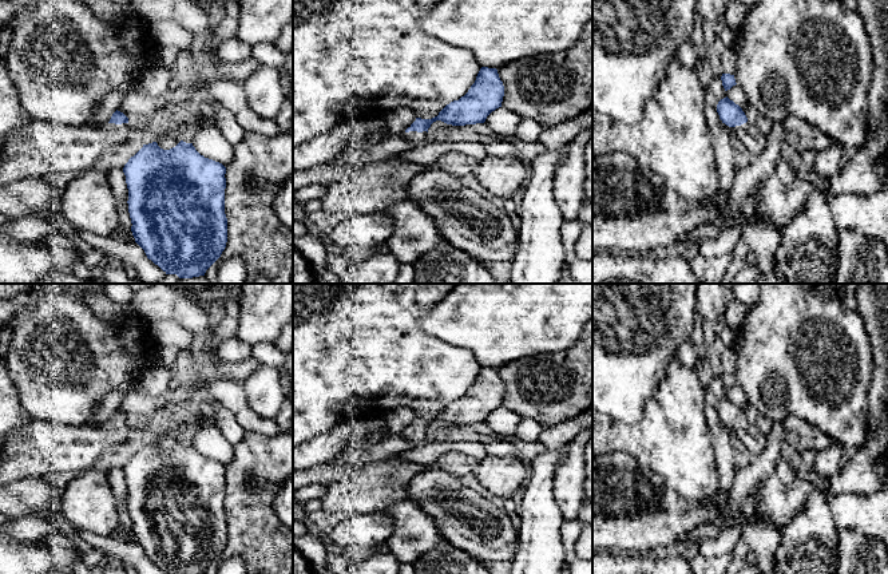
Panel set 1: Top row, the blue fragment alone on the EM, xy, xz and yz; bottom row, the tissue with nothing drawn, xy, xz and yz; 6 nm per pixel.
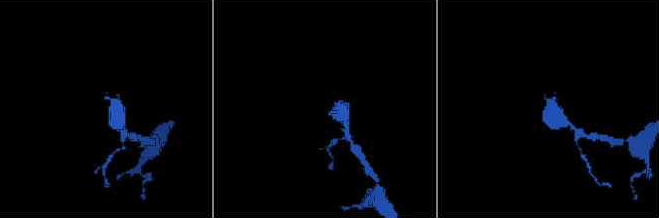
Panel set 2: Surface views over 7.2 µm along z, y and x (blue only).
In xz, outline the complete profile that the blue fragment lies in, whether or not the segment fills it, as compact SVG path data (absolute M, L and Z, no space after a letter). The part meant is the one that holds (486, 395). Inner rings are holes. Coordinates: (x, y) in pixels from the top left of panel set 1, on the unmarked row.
M481 367L475 383L464 396L447 404L439 415L432 419L416 417L405 432L428 432L428 428L436 420L452 425L484 423L492 411L502 407L503 396L504 385L497 369Z

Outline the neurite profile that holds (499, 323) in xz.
M456 284L419 324L453 347L473 353L480 367L496 368L575 345L592 321L592 284Z

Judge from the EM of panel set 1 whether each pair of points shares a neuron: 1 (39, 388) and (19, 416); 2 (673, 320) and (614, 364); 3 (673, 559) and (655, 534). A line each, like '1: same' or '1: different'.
1: different
2: same
3: different

